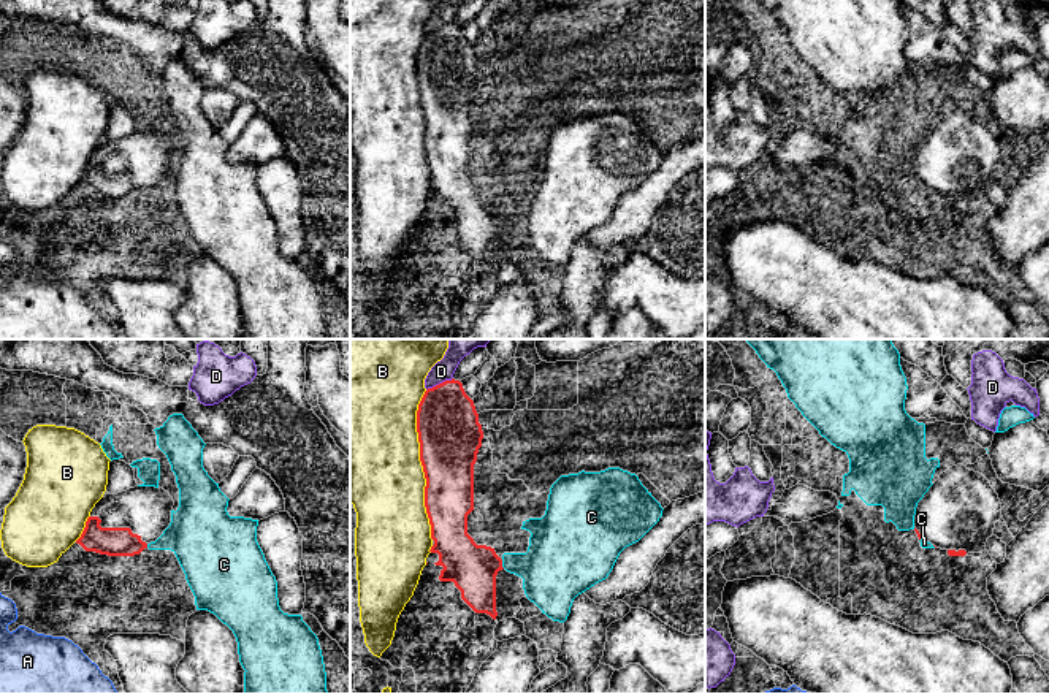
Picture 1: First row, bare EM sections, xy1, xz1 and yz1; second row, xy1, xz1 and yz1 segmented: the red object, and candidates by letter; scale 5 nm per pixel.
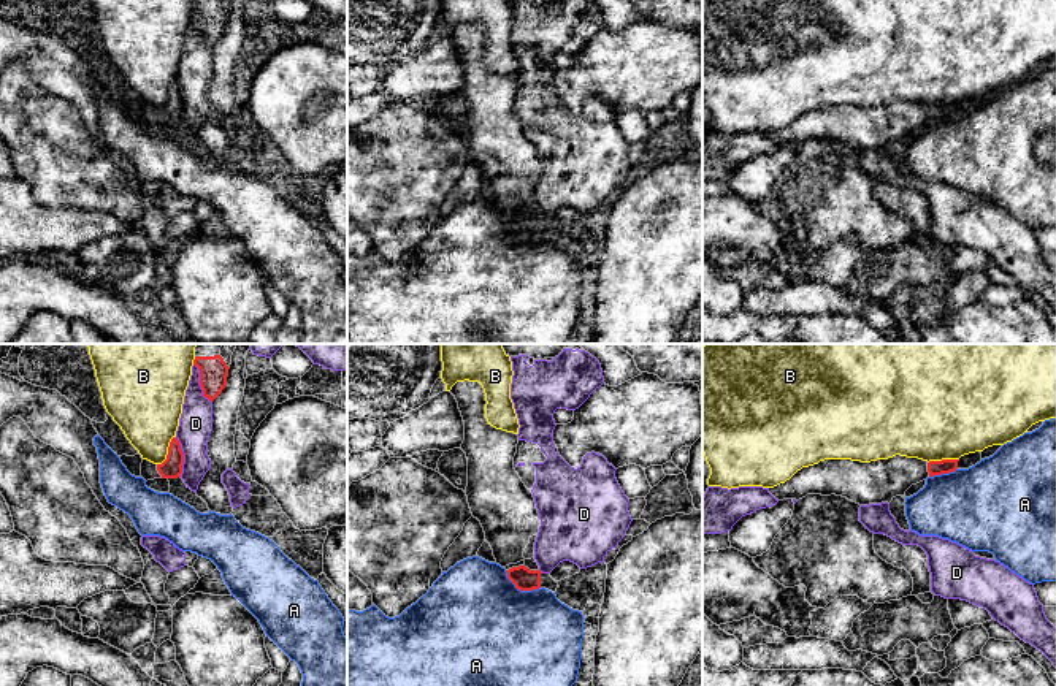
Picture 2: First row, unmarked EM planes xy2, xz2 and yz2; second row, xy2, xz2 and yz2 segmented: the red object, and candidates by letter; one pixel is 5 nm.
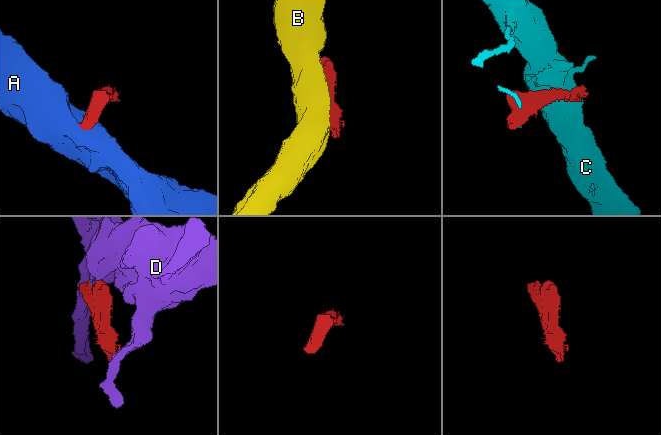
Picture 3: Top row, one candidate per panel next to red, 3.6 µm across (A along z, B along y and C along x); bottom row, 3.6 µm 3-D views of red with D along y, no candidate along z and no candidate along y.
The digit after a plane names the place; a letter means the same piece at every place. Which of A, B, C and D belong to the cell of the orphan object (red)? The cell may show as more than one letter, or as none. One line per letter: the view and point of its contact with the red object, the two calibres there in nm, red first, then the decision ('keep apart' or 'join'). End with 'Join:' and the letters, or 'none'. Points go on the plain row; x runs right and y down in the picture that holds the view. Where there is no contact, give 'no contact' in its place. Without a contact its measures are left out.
A: xz2 (520, 235) | 120/500 nm | keep apart
B: xz1 (422, 110) | 320/480 nm | keep apart
C: xz1 (501, 209) | 240/300 nm | keep apart
D: xy2 (200, 29) | 140/170 nm | keep apart
Join: none

